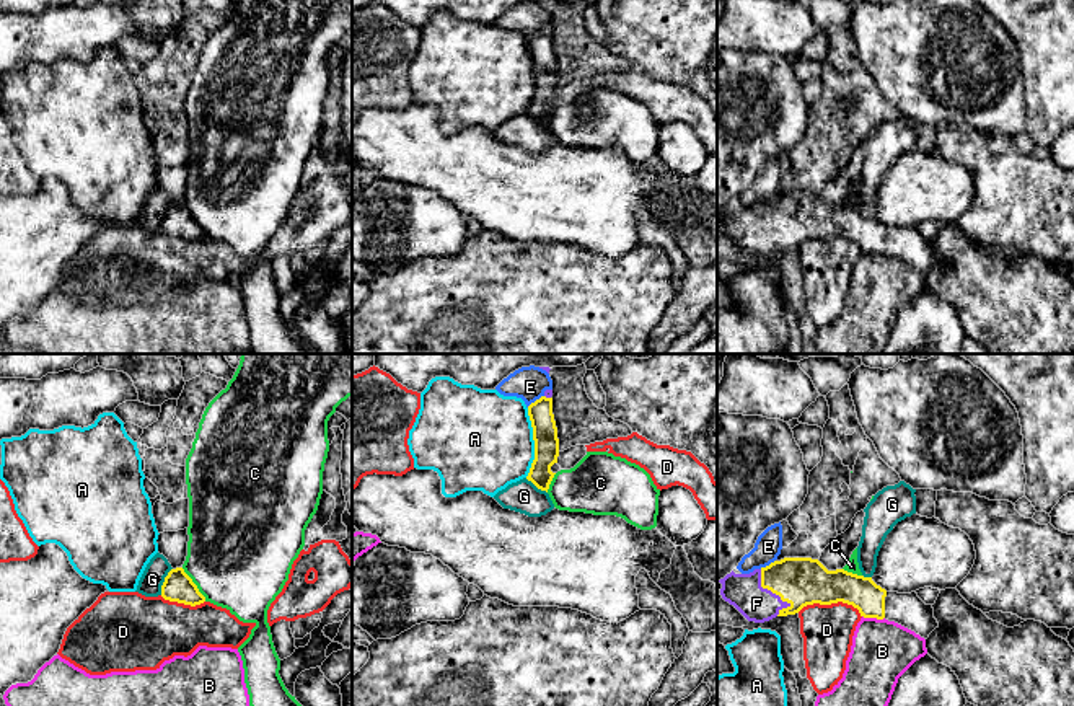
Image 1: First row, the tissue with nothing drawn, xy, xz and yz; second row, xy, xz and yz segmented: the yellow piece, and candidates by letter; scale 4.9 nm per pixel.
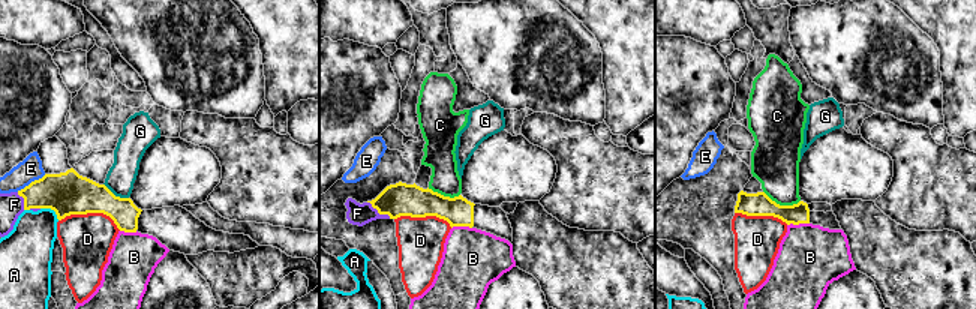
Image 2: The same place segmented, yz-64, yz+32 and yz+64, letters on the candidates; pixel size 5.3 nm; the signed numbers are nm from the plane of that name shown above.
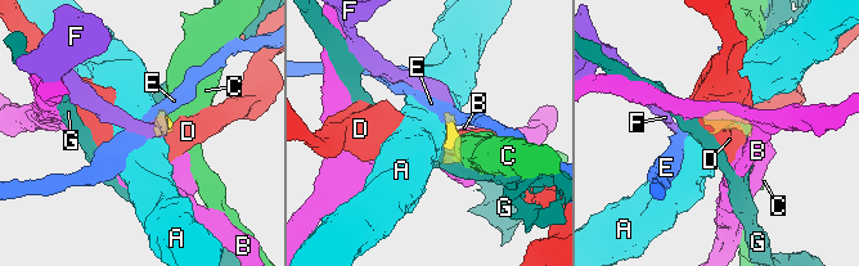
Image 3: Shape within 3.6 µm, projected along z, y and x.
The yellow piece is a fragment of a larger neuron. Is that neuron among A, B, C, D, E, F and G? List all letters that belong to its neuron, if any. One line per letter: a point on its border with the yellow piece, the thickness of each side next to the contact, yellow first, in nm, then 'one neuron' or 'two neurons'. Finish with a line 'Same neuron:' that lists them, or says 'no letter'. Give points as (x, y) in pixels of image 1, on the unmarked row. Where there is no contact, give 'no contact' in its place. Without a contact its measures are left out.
A: xz (535, 77) | 130/480 nm | two neurons
B: yz (874, 251) | 160/300 nm | two neurons
C: xy (194, 219) | 150/500 nm | two neurons
D: yz (831, 237) | 240/260 nm | two neurons
E: xz (536, 35) | 130/160 nm | two neurons
F: yz (773, 227) | 240/180 nm | one neuron
G: xy (165, 216) | 150/120 nm | two neurons
Same neuron: F

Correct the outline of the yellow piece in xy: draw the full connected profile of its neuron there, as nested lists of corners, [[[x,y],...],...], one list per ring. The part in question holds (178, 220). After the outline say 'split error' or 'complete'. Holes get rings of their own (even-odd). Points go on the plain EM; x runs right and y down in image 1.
[[[183,202],[171,204],[161,220],[161,232],[169,236],[184,240],[200,240],[205,232],[199,227],[192,214],[184,207]]]; complete

